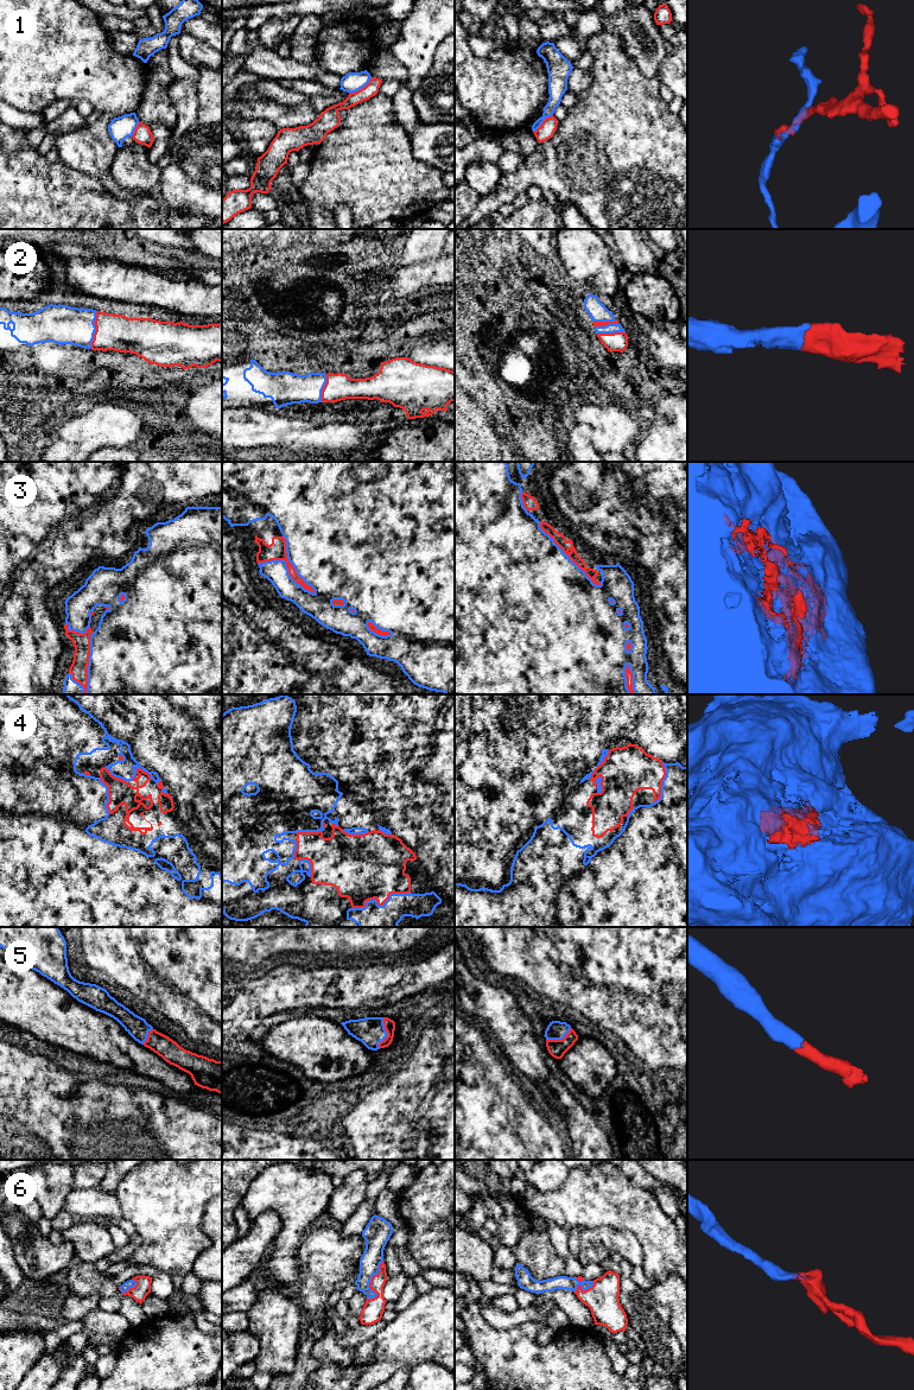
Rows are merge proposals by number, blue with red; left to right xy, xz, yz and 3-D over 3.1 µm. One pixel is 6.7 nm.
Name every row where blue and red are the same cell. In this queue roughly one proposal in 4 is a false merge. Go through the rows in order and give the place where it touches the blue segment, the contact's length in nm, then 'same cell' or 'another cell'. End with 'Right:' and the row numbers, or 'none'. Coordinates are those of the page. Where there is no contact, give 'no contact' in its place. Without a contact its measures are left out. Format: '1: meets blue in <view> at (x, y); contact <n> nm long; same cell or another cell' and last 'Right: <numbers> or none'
1: meets blue in xz at (361, 88); contact 200 nm long; another cell
2: meets blue in yz at (605, 321); contact 180 nm long; same cell
3: meets blue in xz at (292, 564); contact 460 nm long; same cell
4: meets blue in xz at (378, 905); contact 420 nm long; same cell
5: meets blue in xz at (386, 1033); contact 220 nm long; same cell
6: meets blue in xz at (369, 1282); contact 280 nm long; same cell
Right: 2, 3, 4, 5, 6

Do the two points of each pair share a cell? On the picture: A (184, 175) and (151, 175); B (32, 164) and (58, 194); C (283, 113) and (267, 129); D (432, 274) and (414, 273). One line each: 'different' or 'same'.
A: different
B: same
C: different
D: same

